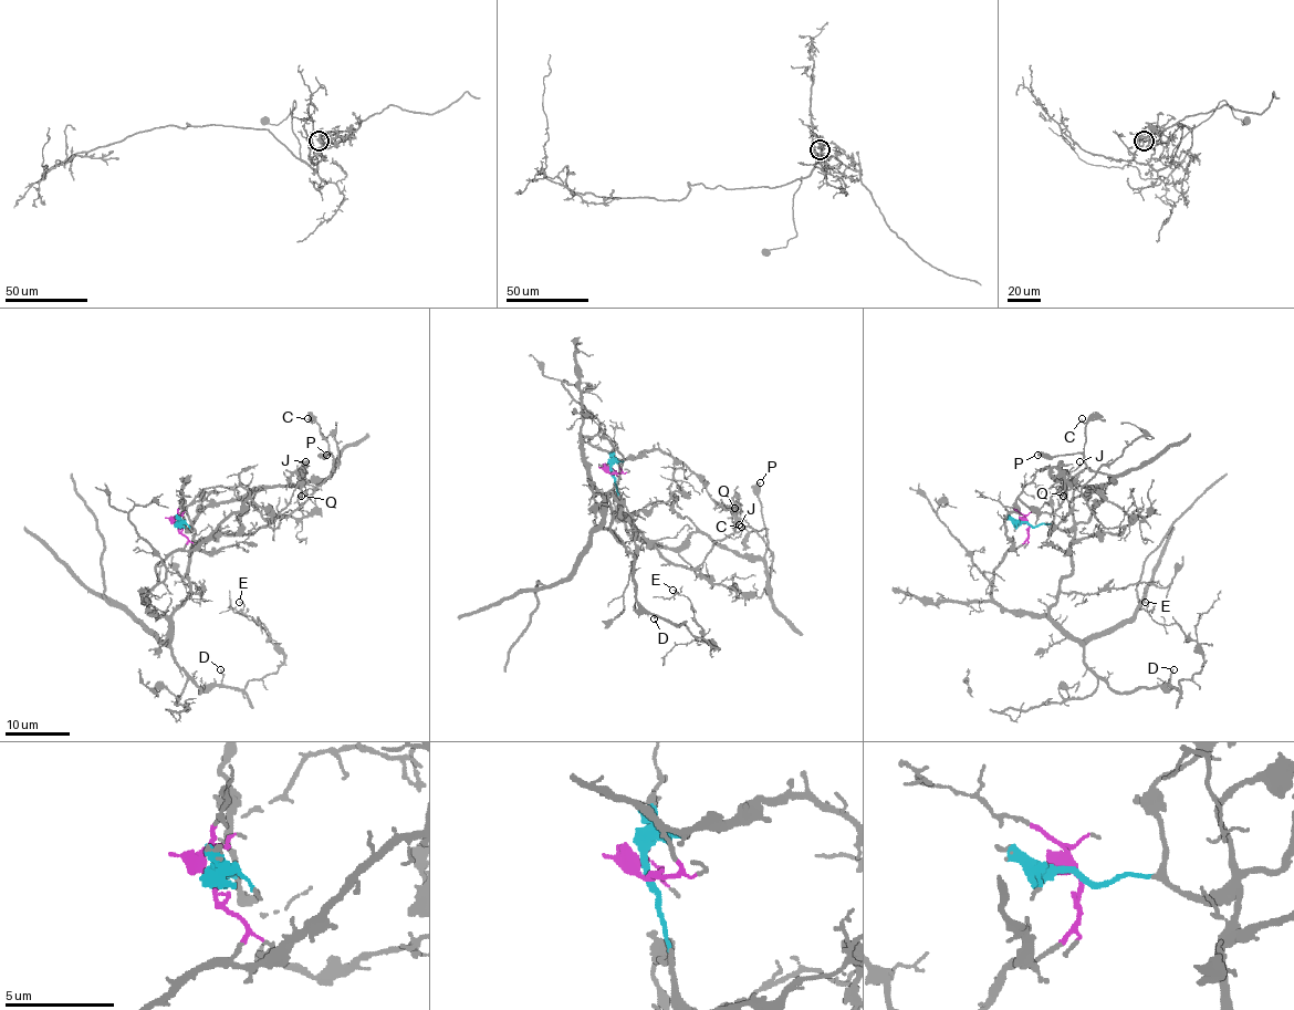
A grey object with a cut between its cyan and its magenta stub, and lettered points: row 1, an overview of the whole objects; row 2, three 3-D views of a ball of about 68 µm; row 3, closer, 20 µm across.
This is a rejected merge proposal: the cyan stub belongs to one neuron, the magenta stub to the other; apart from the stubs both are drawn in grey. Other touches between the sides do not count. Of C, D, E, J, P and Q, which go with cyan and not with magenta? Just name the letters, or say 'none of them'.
C, P

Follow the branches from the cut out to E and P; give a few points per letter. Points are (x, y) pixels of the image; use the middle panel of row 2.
E: (611, 474), (621, 467), (582, 436), (603, 526), (634, 555), (635, 599), (717, 647), (672, 590)
P: (611, 474), (625, 531), (640, 542), (678, 547), (692, 532), (705, 532), (742, 555), (762, 556), (760, 482)

